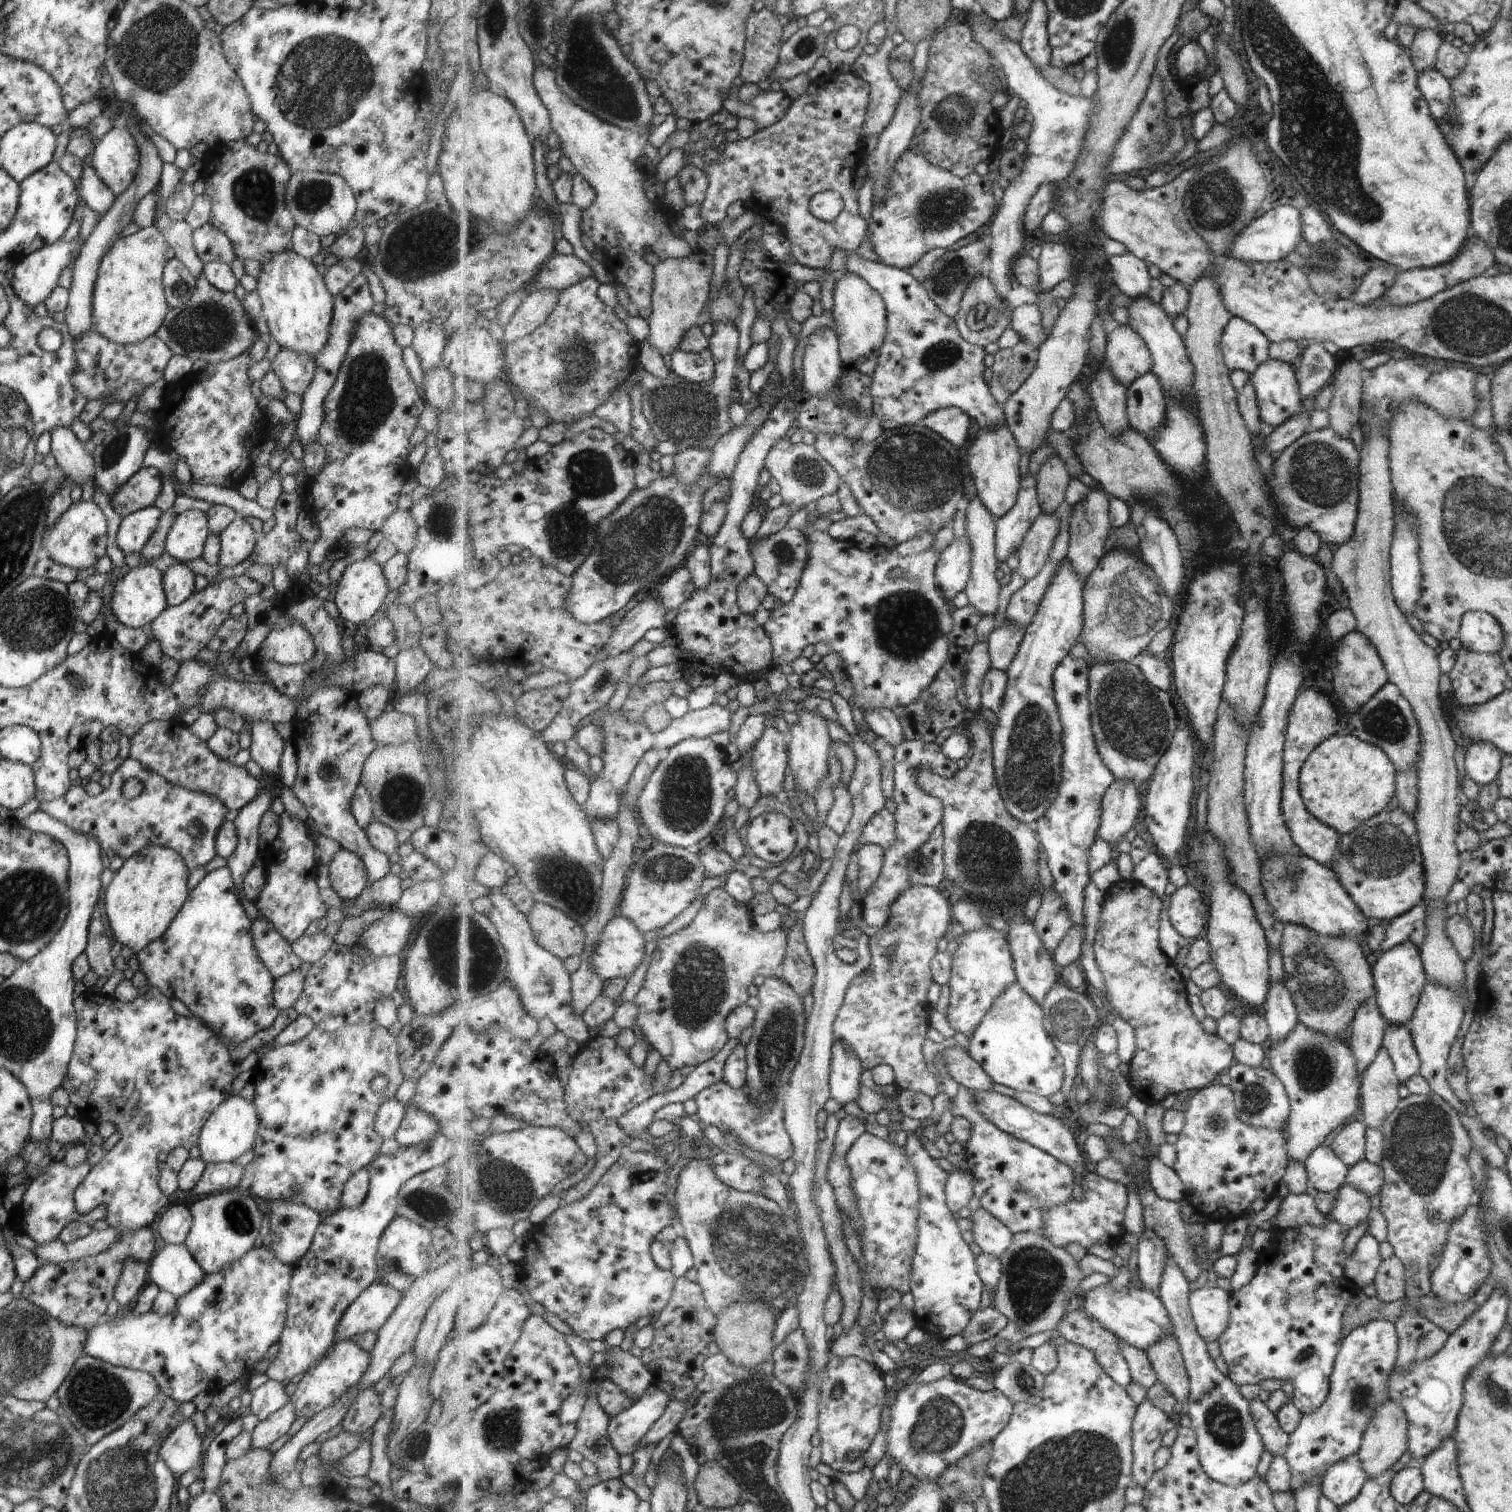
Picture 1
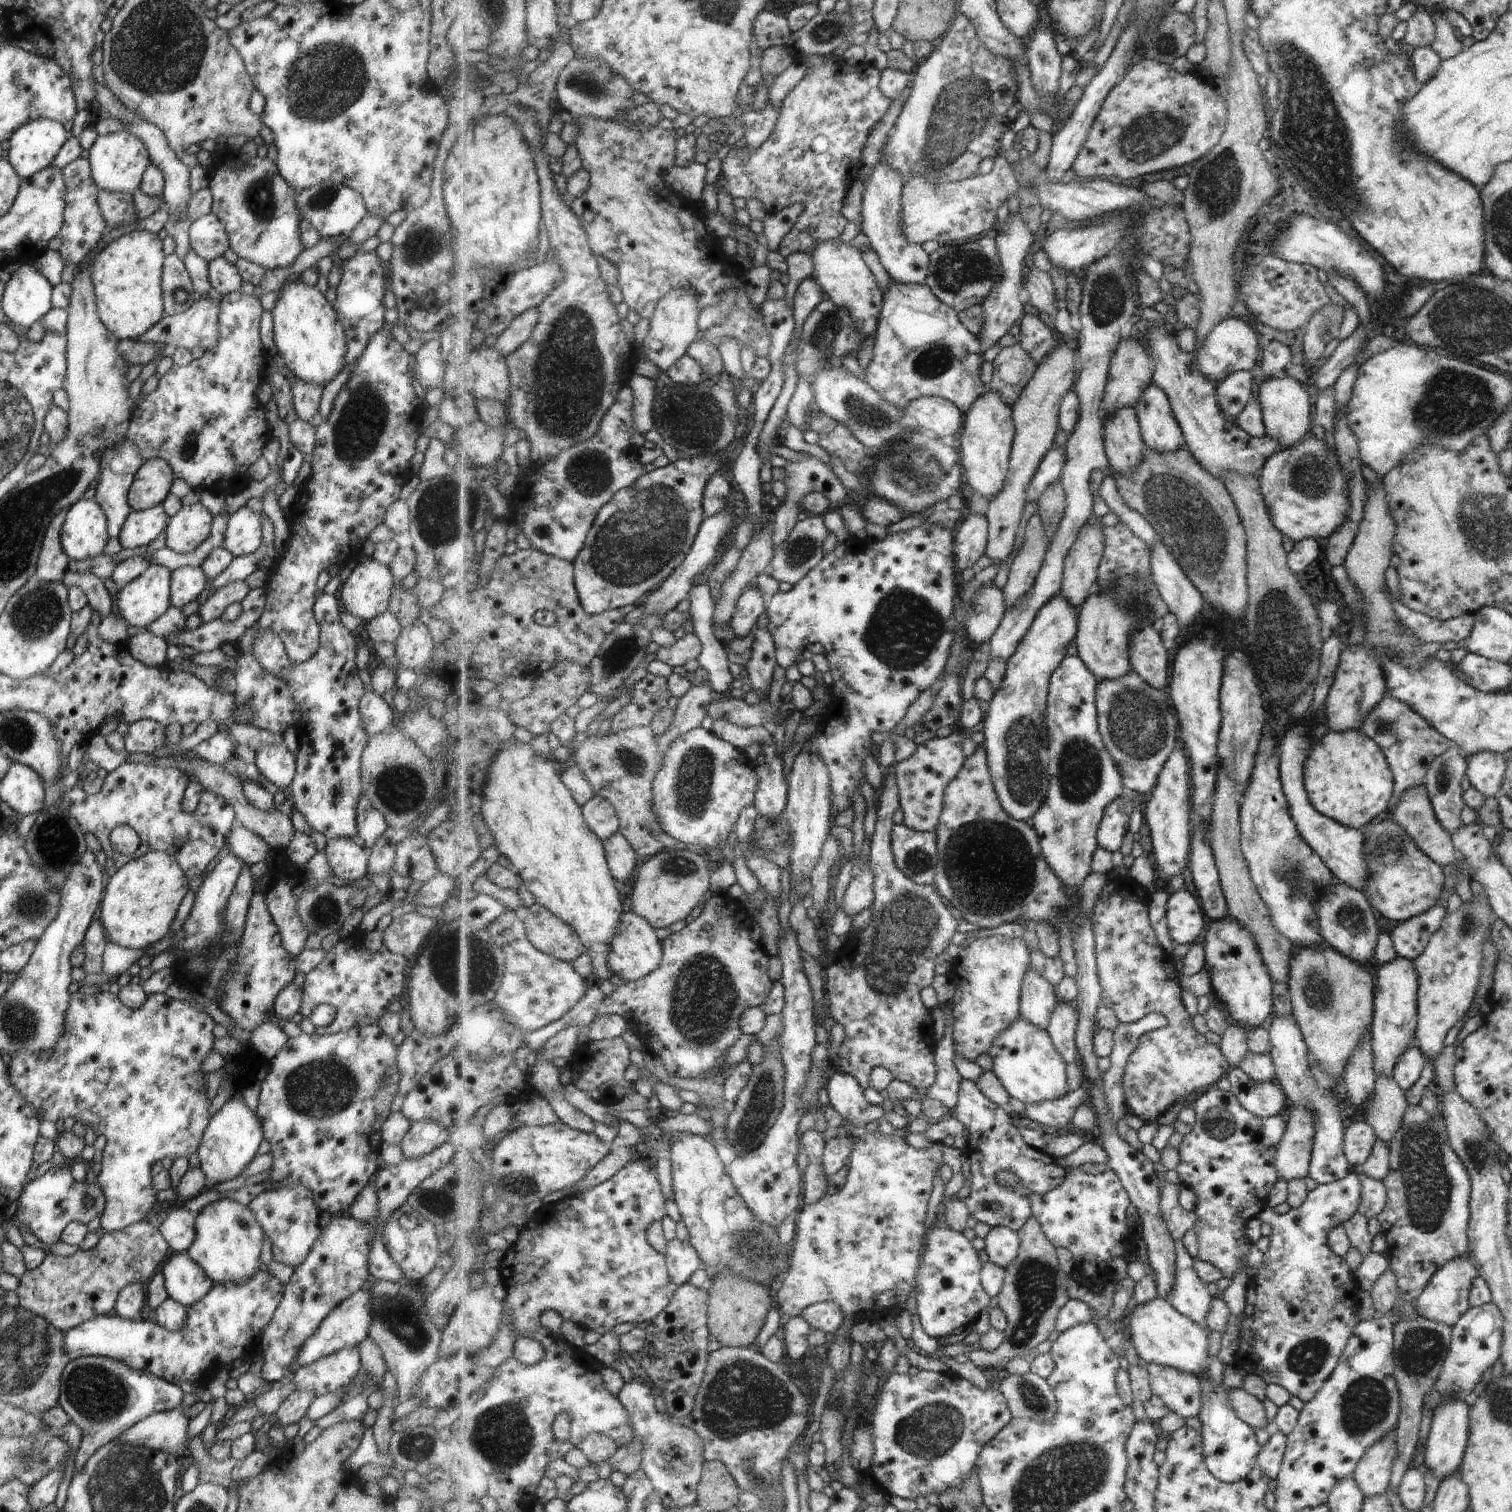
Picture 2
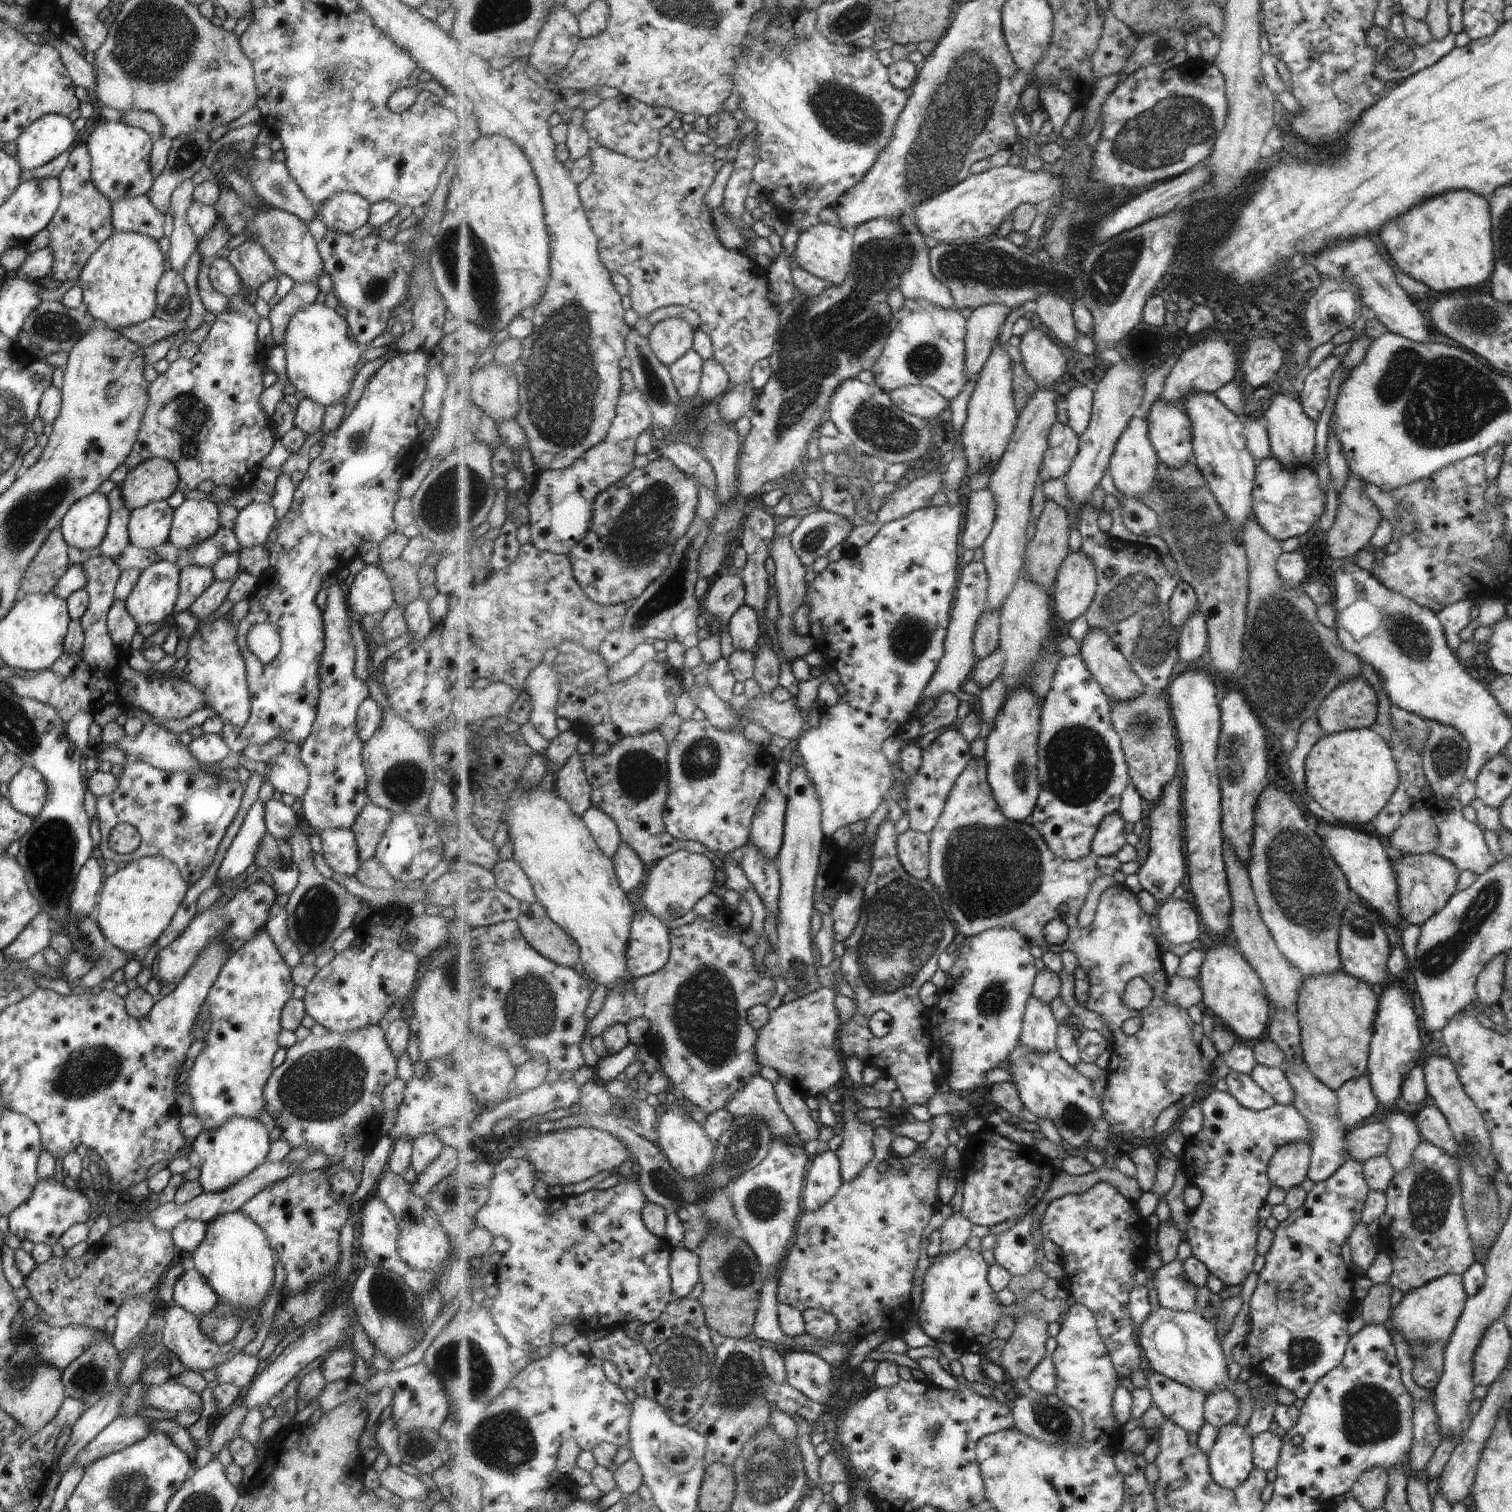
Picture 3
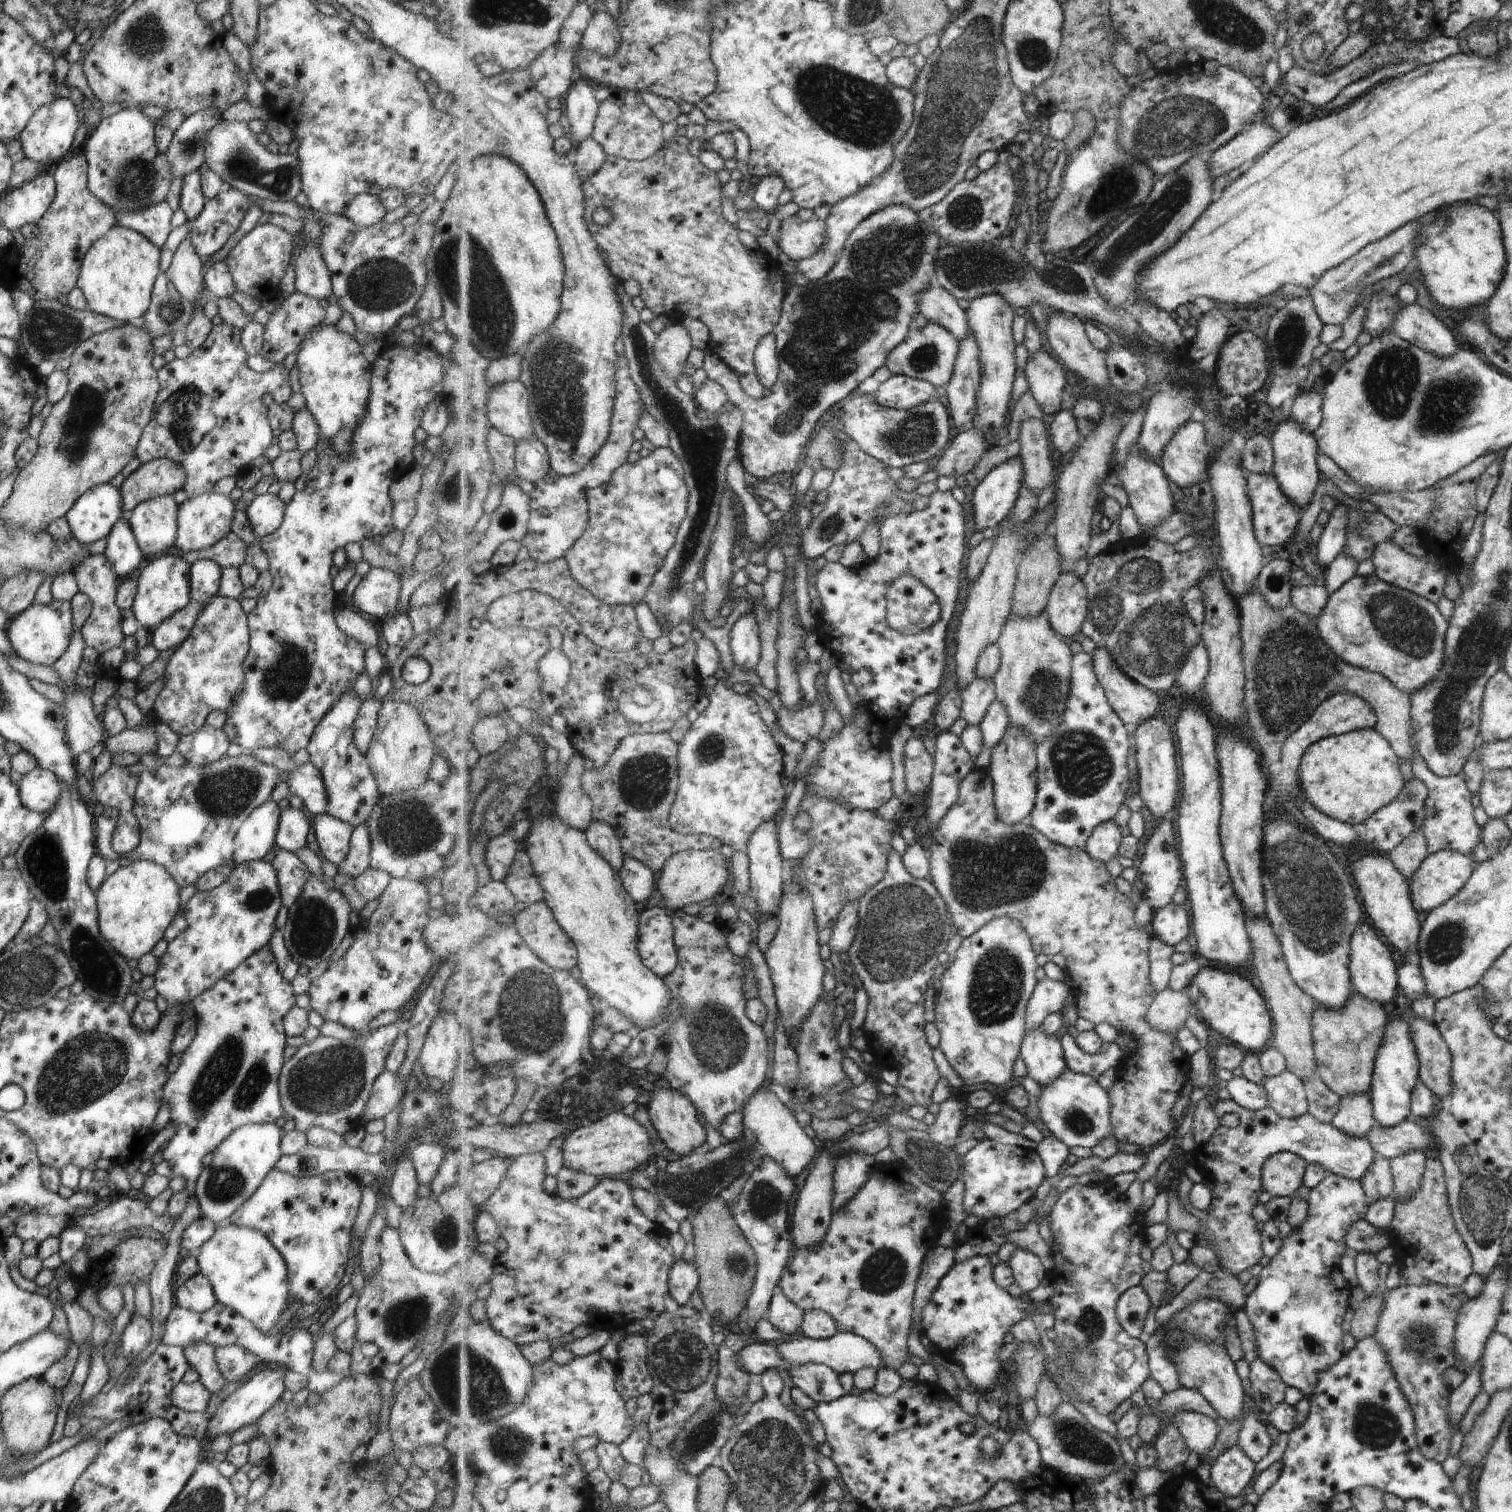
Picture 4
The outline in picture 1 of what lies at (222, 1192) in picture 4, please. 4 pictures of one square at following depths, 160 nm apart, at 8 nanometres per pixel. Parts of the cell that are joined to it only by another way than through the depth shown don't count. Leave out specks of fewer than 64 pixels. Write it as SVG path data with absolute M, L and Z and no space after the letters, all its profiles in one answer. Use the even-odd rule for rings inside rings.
M229 1095L227 1100L217 1105L203 1123L197 1140L199 1159L205 1164L232 1162L252 1146L258 1127L258 1116L251 1100Z

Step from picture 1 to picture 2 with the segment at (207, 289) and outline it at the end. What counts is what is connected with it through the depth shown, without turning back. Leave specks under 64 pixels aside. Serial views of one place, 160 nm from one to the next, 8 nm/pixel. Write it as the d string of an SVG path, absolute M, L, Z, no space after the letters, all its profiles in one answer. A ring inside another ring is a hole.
M209 295L199 297L187 310L183 312L163 315L151 328L142 332L136 339L148 343L164 344L169 348L183 347L191 349L193 346L199 346L204 351L213 348L219 340L218 335L218 314L219 302L215 302Z

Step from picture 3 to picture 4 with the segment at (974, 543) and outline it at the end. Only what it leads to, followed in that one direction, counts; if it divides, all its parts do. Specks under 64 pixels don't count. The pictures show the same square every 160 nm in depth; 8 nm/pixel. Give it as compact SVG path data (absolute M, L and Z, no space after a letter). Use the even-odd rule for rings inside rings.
M1020 456L1013 457L989 472L973 489L973 517L977 532L998 526L1014 509L1024 484L1025 467Z

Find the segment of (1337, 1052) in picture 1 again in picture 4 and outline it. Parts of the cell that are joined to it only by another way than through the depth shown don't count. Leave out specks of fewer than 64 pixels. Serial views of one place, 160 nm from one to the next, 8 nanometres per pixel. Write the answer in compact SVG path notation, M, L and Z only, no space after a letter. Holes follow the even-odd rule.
M1281 1151L1269 1157L1262 1169L1265 1190L1274 1196L1288 1196L1301 1186L1305 1160L1295 1153Z

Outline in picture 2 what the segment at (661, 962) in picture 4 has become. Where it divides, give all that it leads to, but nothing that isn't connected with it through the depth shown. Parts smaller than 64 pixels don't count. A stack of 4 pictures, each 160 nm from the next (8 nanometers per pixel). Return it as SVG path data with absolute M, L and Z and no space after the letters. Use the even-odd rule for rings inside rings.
M632 910L623 912L616 935L609 943L607 962L612 974L625 981L636 981L645 978L660 965L664 952L662 940L657 938L655 930L656 928L653 928L653 925L649 924L645 917L639 916Z

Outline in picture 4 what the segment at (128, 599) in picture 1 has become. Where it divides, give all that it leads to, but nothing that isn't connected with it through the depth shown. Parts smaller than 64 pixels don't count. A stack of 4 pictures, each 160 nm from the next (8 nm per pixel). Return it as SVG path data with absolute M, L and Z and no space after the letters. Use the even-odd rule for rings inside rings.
M161 555L147 559L136 573L136 593L130 606L135 620L141 627L153 629L162 620L183 608L189 598L189 565L173 555Z

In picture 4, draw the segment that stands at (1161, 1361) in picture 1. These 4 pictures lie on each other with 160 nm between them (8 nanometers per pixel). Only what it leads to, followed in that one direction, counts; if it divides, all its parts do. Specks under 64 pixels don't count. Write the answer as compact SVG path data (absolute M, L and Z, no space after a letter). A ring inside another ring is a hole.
M1179 1411L1172 1420L1181 1431L1184 1439L1188 1442L1191 1450L1198 1454L1206 1454L1217 1442L1219 1436L1219 1425L1217 1421L1207 1415L1191 1412Z

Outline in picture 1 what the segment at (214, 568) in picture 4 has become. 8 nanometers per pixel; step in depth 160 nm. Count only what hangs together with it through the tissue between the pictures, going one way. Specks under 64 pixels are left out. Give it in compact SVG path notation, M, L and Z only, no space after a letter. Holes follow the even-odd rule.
M184 563L169 566L162 574L163 591L167 605L180 604L194 591L194 573Z

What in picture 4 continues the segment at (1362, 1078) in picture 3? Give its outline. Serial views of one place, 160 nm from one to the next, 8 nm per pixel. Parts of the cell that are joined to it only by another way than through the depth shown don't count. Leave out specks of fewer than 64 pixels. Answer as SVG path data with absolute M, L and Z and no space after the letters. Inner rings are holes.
M1351 1093L1340 1097L1337 1112L1330 1123L1347 1136L1364 1137L1376 1124L1368 1093Z

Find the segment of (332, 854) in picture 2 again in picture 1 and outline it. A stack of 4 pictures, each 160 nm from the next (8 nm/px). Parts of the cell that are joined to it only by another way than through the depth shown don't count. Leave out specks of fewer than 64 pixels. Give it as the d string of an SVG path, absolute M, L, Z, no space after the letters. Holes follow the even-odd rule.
M339 848L327 865L330 887L343 902L354 901L366 885L363 861Z

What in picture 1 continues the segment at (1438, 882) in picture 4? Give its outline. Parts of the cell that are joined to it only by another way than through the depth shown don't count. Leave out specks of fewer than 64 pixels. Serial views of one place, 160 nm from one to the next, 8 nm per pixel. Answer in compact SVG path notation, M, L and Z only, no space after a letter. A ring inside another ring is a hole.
M1395 808L1379 812L1349 834L1341 835L1341 850L1328 868L1365 918L1391 921L1419 905L1425 878L1413 819Z

